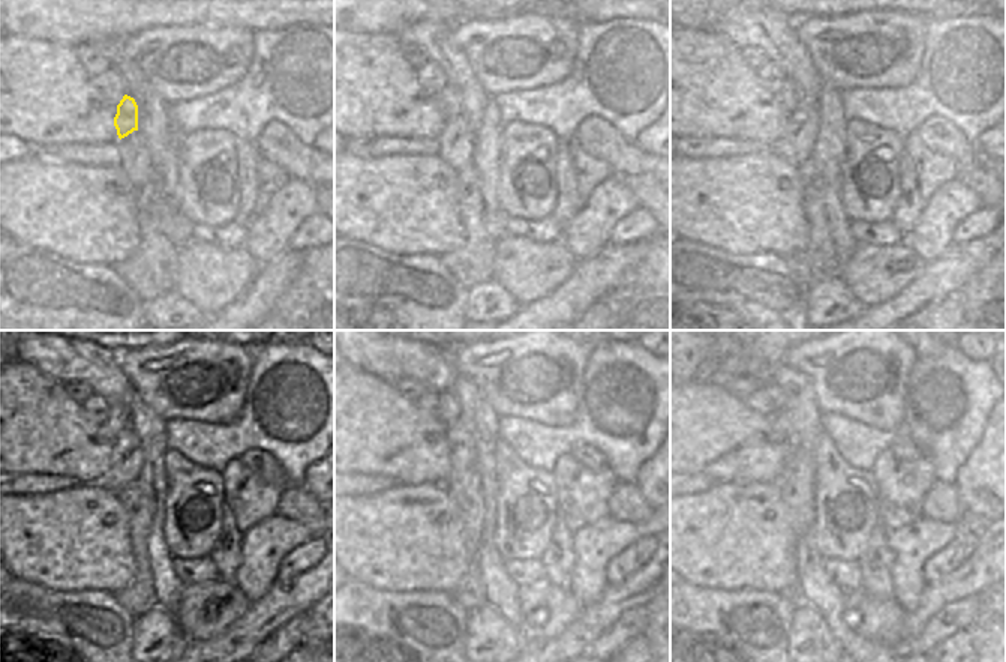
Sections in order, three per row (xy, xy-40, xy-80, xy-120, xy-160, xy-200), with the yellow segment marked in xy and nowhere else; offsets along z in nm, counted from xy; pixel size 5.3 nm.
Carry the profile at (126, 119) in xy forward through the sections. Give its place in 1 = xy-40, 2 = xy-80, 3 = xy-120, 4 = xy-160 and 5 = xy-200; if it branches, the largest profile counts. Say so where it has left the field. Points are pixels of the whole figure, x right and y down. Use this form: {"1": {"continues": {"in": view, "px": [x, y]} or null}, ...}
{"1": {"continues": {"in": "xy-40", "px": [450, 99]}}, "2": {"continues": {"in": "xy-80", "px": [789, 96]}}, "3": {"continues": {"in": "xy-120", "px": [117, 413]}}, "4": {"continues": {"in": "xy-160", "px": [450, 409]}}, "5": {"continues": {"in": "xy-200", "px": [780, 401]}}}

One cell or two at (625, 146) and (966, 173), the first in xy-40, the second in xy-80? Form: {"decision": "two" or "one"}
{"decision": "two"}

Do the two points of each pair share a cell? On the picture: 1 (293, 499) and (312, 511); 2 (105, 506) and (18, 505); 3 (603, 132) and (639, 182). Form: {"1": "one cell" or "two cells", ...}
{"1": "one cell", "2": "one cell", "3": "two cells"}

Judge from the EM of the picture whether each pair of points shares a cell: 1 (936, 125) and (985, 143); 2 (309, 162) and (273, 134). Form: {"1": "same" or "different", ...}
{"1": "different", "2": "same"}

